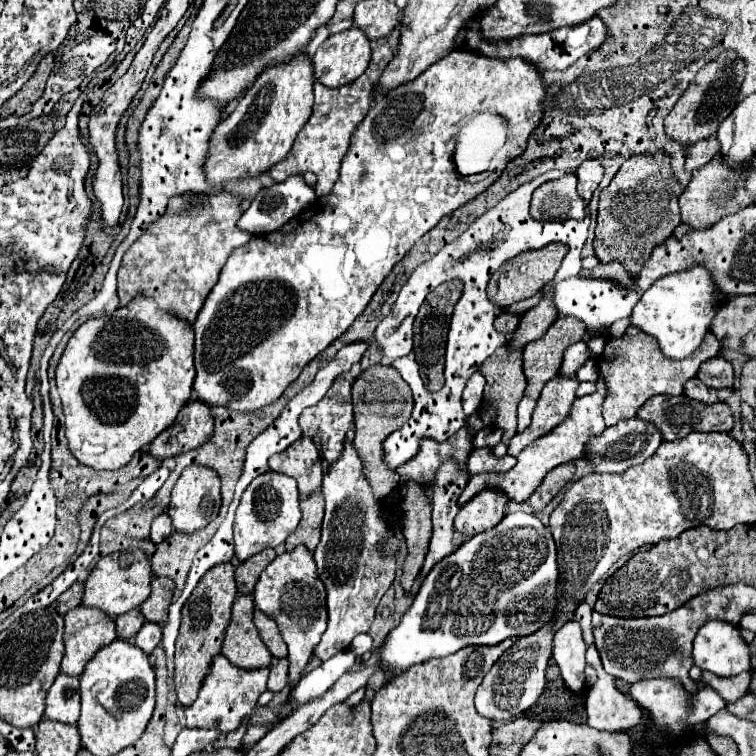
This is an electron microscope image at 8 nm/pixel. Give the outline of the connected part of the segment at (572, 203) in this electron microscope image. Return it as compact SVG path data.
M564 174L534 190L530 216L536 220L582 220L586 204L576 192L576 174Z

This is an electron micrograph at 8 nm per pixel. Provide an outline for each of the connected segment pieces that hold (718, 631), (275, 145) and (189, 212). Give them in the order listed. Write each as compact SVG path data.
M710 620L696 634L694 664L716 676L736 676L750 670L750 650L736 626Z
M300 52L290 62L282 62L264 70L254 86L240 98L228 118L220 122L210 142L206 176L212 186L222 186L228 180L258 176L272 164L284 160L294 138L304 128L312 114L314 100L314 68L306 52Z
M226 190L216 194L188 192L188 196L174 196L168 200L164 216L160 216L122 258L118 270L120 304L128 304L136 294L144 292L154 298L160 308L192 324L206 296L216 286L230 252L252 238L252 234L236 226L242 216L240 202L240 196Z

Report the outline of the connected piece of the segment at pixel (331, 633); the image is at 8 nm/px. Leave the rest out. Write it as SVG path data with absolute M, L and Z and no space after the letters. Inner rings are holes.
M344 440L344 452L336 464L324 474L322 494L326 498L326 516L322 524L322 540L314 550L318 576L328 592L328 628L322 634L314 656L328 660L330 656L350 648L354 636L368 632L380 598L394 582L394 560L380 556L376 544L384 536L384 520L380 520L380 500L364 476L362 460L352 444Z

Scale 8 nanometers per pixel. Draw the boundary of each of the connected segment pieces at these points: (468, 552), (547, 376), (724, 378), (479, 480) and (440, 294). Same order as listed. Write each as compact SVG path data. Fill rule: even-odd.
M510 512L510 514L504 516L504 520L500 520L500 524L496 524L496 526L490 528L488 532L482 532L482 534L472 536L472 538L470 538L468 542L464 542L456 552L452 552L450 556L446 556L444 560L440 560L440 562L430 570L430 574L426 576L422 588L420 588L418 594L414 596L414 602L412 602L410 610L402 616L400 626L394 628L394 630L388 634L386 646L382 648L380 662L384 662L384 664L388 666L388 670L386 670L386 680L404 674L404 672L406 672L410 666L414 666L414 664L422 664L422 662L426 662L426 660L430 660L430 658L454 654L454 652L458 652L458 650L464 648L464 646L496 646L496 644L500 644L502 640L512 638L512 636L528 636L528 634L540 630L542 626L546 626L546 624L552 620L552 614L548 614L548 612L552 612L552 610L556 612L556 608L558 608L558 564L556 564L556 544L554 544L554 540L552 540L550 528L546 528L534 514Z
M560 316L550 328L548 332L530 342L526 348L524 348L524 374L526 374L526 380L528 380L528 386L526 386L526 392L524 392L524 398L520 400L518 404L518 432L524 432L528 426L530 426L530 418L532 418L532 410L536 406L536 400L544 388L544 384L548 380L552 380L554 376L558 376L560 372L560 364L562 364L562 352L584 338L584 324L580 324L580 320L572 320L572 316Z
M716 356L706 360L700 370L698 378L710 388L732 388L734 386L734 368L724 356Z
M598 380L596 384L598 384L598 390L594 394L580 396L574 400L566 420L562 420L552 432L540 436L540 440L534 440L528 448L524 448L524 452L520 452L518 464L512 470L508 470L504 474L474 474L474 476L470 476L468 486L460 494L458 506L464 506L468 500L472 500L472 496L476 496L476 492L480 492L484 488L498 488L498 492L506 492L508 500L526 502L528 496L532 496L534 488L538 488L542 484L548 470L552 470L560 464L584 458L586 456L586 444L588 444L590 436L600 436L600 432L604 432L604 418L602 418L604 382Z
M448 280L440 286L436 286L424 300L416 320L414 320L414 354L416 362L420 366L420 376L424 380L424 386L428 390L440 390L444 386L444 352L446 352L446 336L450 328L452 310L456 306L456 300L462 296L462 282L460 280Z

